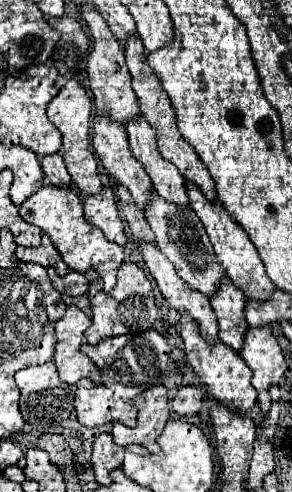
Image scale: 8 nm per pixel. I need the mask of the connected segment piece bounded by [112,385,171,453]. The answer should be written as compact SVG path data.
M154 385L152 389L142 391L132 399L134 407L138 409L138 425L128 431L112 431L114 443L126 447L126 445L142 445L150 453L158 453L160 447L156 439L160 437L166 421L170 417L168 405L168 391L164 385Z

